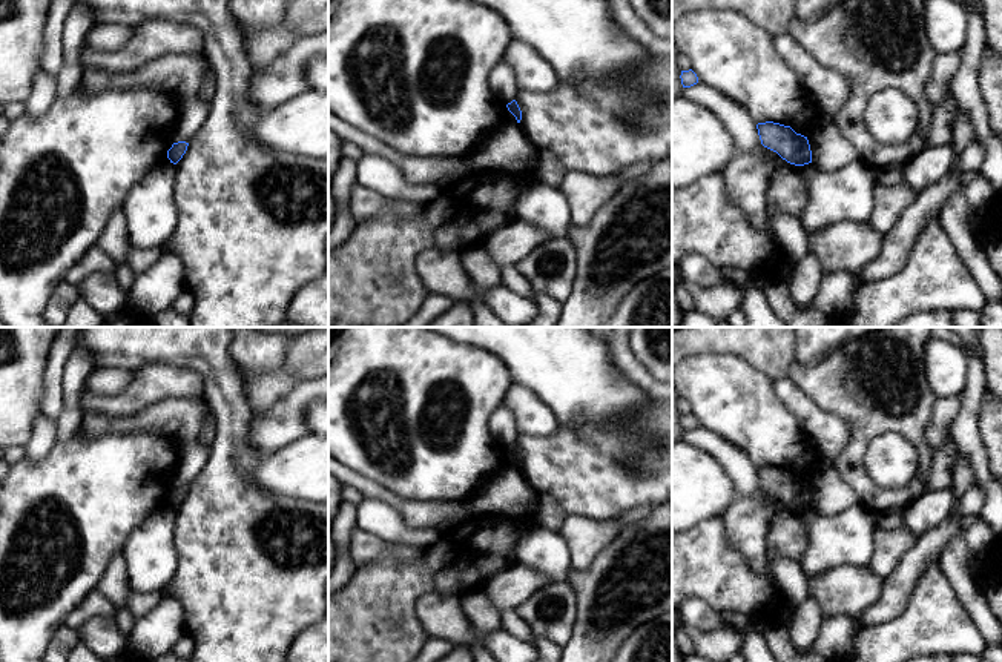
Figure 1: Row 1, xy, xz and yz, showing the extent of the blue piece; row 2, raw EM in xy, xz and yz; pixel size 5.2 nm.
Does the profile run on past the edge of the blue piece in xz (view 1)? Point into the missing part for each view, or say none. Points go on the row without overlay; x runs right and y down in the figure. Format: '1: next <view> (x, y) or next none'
1: next none

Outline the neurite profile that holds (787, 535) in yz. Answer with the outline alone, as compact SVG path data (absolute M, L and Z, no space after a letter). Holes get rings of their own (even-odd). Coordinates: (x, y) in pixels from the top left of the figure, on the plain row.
M786 507L769 525L766 553L780 553L801 564L806 547L807 530L801 510Z

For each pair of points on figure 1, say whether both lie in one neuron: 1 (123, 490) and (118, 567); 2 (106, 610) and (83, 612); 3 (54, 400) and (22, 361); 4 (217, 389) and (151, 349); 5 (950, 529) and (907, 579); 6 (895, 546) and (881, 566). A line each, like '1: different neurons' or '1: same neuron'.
1: different neurons
2: same neuron
3: different neurons
4: same neuron
5: same neuron
6: same neuron

